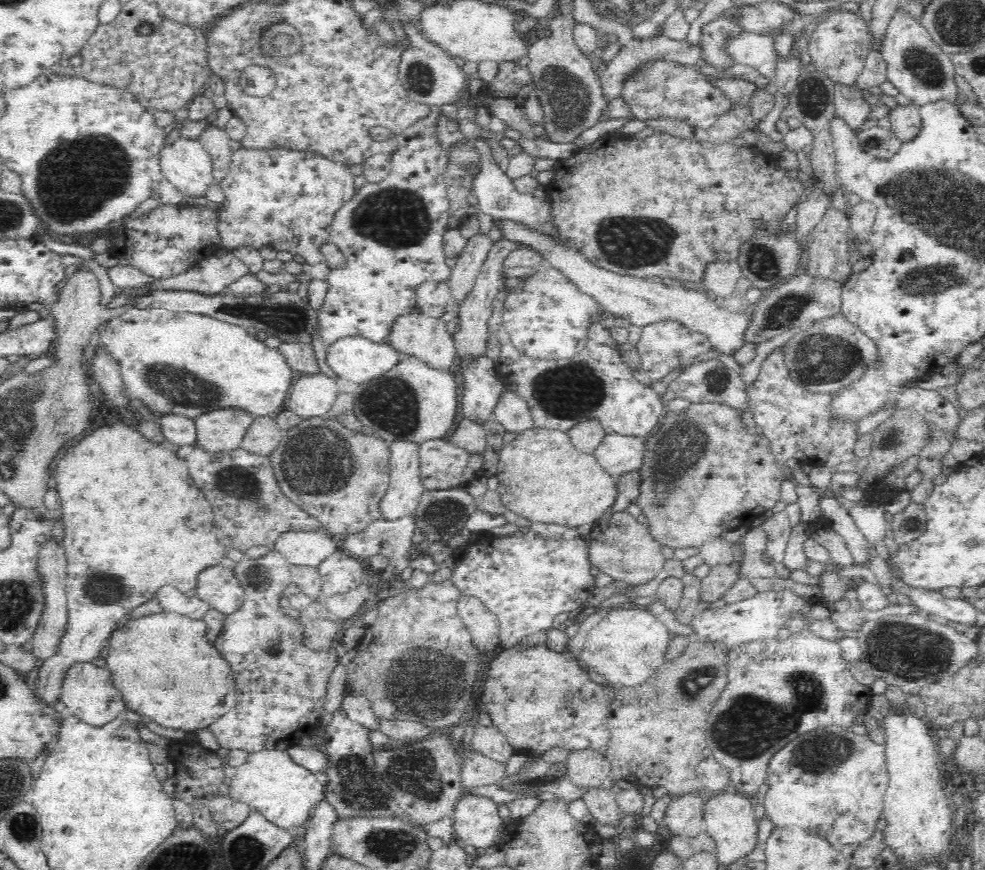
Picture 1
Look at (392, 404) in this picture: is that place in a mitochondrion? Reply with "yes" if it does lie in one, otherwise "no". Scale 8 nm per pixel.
yes

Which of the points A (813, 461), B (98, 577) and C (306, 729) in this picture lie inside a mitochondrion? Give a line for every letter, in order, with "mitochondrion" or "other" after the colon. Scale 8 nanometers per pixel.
A: other
B: mitochondrion
C: other

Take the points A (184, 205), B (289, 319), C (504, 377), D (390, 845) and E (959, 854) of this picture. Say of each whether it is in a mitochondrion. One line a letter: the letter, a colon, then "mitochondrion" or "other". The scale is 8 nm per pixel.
A: other
B: mitochondrion
C: other
D: mitochondrion
E: other

